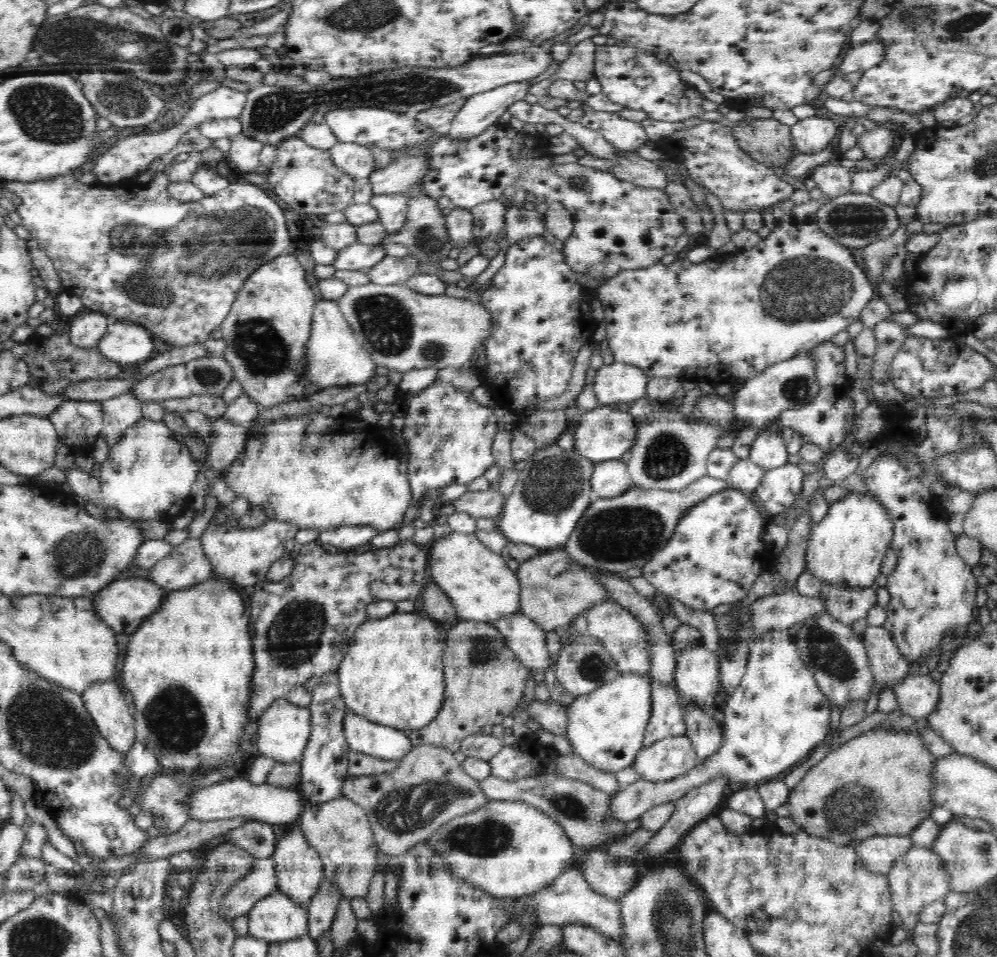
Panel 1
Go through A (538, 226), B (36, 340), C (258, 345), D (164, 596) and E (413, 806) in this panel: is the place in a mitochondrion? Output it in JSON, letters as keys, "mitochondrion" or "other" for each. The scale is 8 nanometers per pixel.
{"A":"other","B":"other","C":"mitochondrion","D":"other","E":"mitochondrion"}

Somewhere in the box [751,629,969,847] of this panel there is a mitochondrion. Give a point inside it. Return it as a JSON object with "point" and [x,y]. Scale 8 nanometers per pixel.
{"point":[847,808]}

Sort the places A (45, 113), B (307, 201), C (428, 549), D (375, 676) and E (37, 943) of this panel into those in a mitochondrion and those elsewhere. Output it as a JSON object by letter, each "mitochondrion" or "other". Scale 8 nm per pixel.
{"A":"mitochondrion","B":"mitochondrion","C":"other","D":"other","E":"mitochondrion"}

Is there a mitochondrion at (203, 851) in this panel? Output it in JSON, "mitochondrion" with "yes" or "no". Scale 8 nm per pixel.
{"mitochondrion":"no"}

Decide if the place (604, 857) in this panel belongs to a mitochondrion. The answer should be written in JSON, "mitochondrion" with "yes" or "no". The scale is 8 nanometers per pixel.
{"mitochondrion":"no"}

